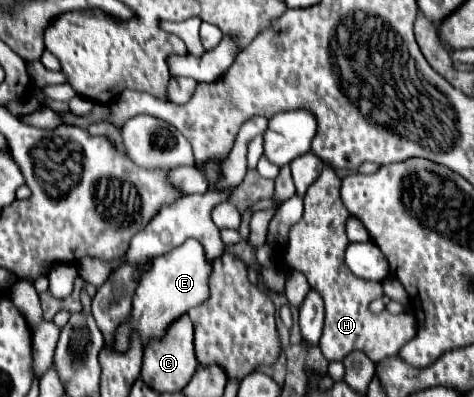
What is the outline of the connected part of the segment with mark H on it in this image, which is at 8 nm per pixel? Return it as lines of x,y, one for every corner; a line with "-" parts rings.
323,162
323,170
305,192
305,212
297,224
291,226
287,244
279,250
279,258
289,270
301,272
309,286
319,292
325,304
325,326
319,348
323,356
333,360
343,360
349,352
363,351
367,358
375,364
381,360
395,356
405,342
409,342
417,334
417,321
412,313
389,314
379,312
373,314
369,310
369,302
383,294
379,282
365,282
351,274
345,264
345,248
349,244
345,234
345,222
349,218
349,210
341,202
341,178
335,168

